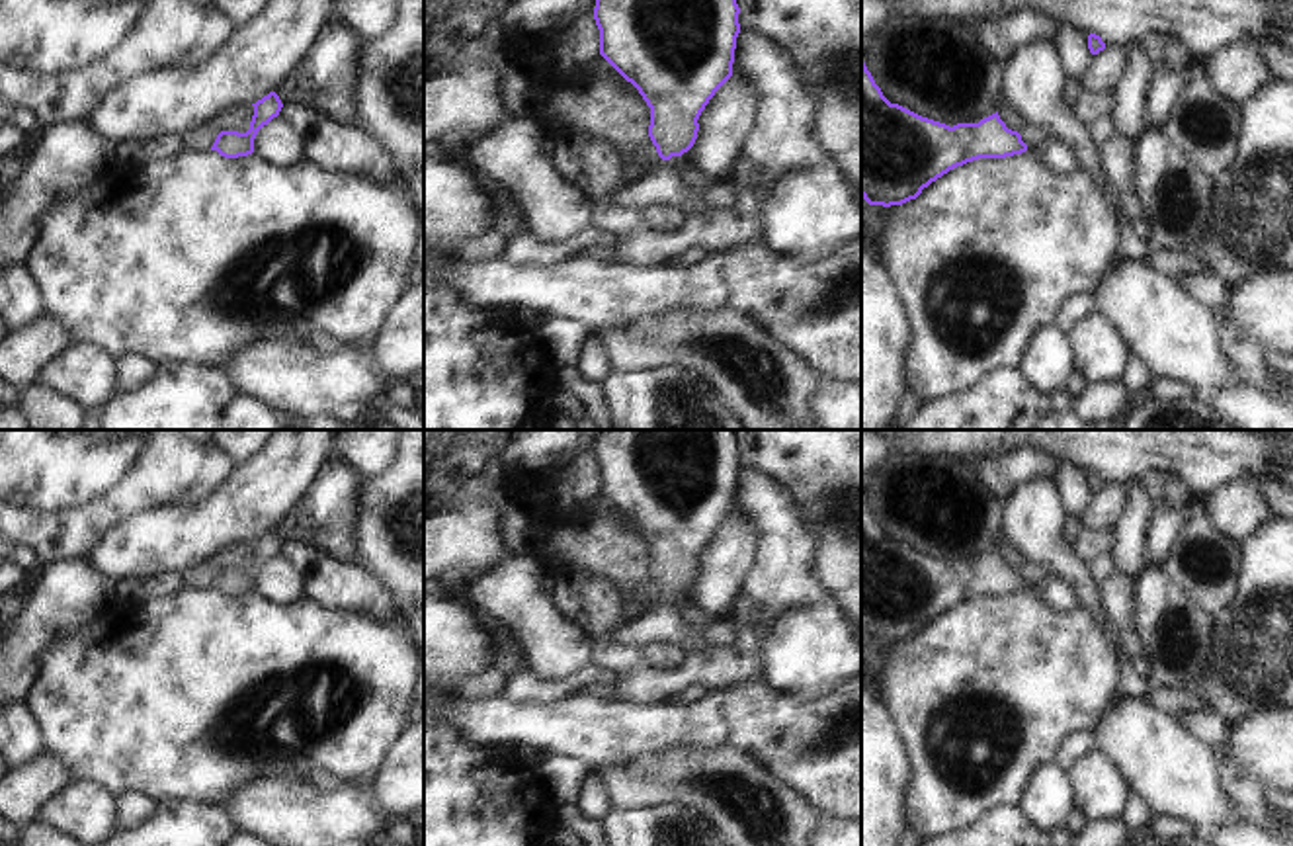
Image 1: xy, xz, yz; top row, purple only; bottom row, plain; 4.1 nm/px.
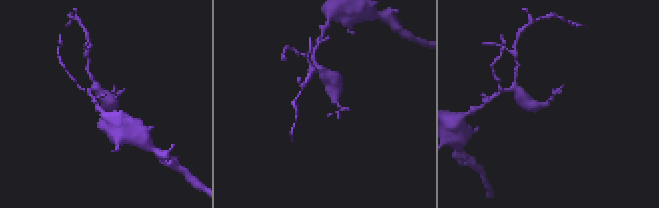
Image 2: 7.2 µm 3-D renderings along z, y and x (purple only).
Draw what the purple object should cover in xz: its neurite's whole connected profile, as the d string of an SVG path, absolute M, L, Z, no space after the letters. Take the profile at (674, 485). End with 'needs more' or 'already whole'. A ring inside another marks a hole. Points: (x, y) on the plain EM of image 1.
M600 430L594 445L600 492L650 545L648 574L656 584L656 602L643 615L613 629L609 643L621 647L668 643L686 655L705 651L707 643L678 613L680 594L697 576L701 549L732 514L738 451L736 430Z; needs more

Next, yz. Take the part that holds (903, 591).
M861 498L861 635L869 643L902 643L916 637L924 625L957 604L979 596L1006 596L1014 592L1033 592L1053 612L1066 613L1080 608L1072 586L1064 578L1051 572L1039 584L1029 586L1018 569L1006 565L998 549L979 561L949 565L891 541Z; needs more

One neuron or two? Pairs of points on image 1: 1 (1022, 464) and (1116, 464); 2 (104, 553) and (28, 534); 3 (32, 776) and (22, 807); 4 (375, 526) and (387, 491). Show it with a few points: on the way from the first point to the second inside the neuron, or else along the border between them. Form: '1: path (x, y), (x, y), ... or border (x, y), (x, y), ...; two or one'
1: border (1040, 450), (1059, 464); two
2: border (124, 518), (83, 559); two
3: path (30, 784), (22, 792), (22, 800); one
4: path (379, 518), (387, 499); one

